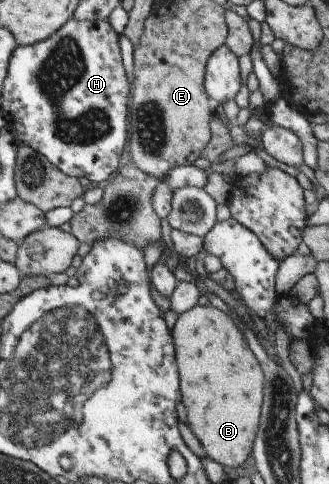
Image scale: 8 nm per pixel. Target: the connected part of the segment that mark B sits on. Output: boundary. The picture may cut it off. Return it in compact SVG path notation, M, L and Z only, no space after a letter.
M197 305L179 315L174 325L173 336L178 351L178 365L182 375L182 395L184 405L188 407L190 427L204 443L204 451L208 457L222 466L240 467L246 459L253 455L257 433L261 425L261 413L264 403L264 371L252 353L244 333L236 325L236 321L220 311L214 305Z

